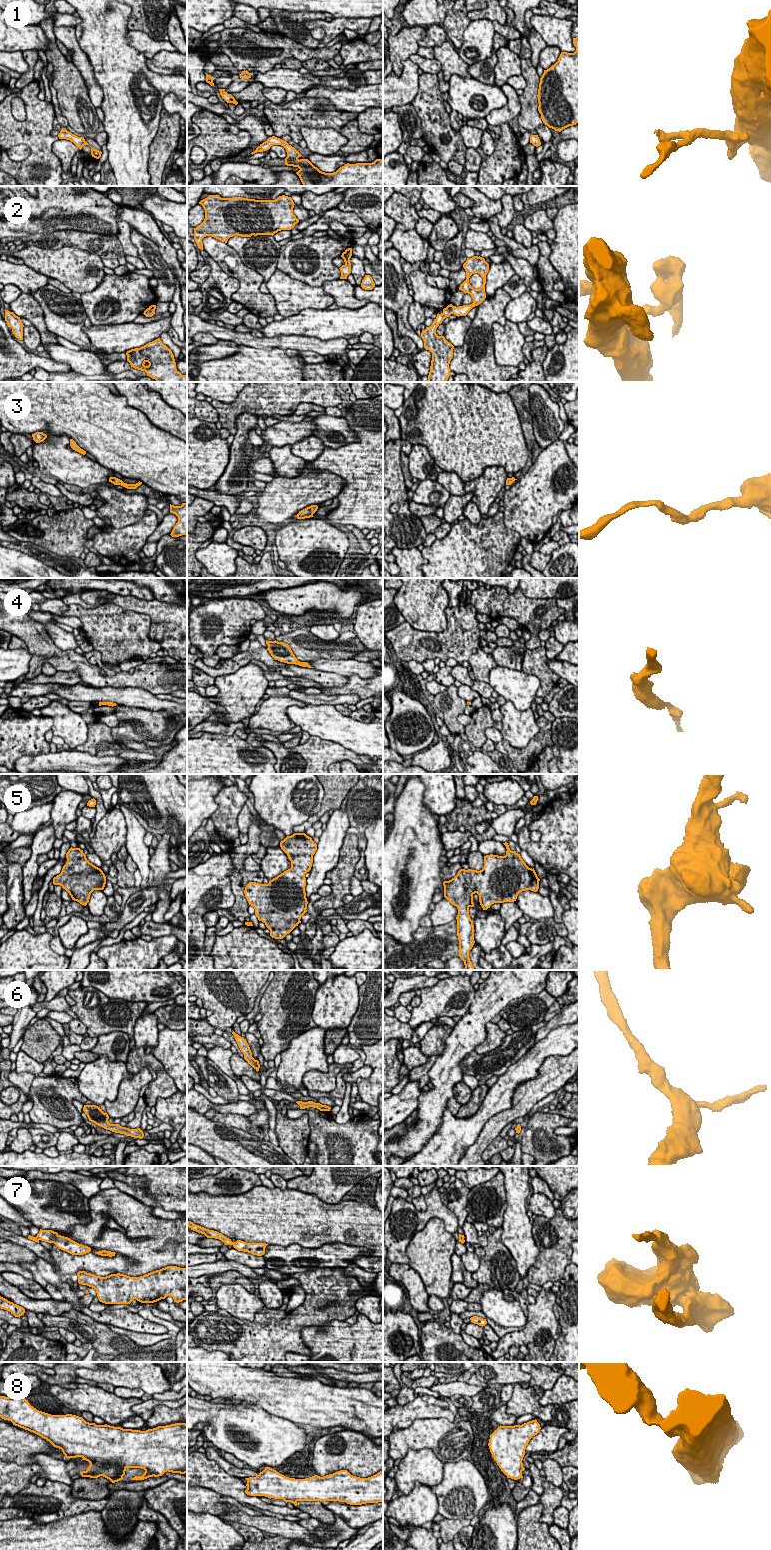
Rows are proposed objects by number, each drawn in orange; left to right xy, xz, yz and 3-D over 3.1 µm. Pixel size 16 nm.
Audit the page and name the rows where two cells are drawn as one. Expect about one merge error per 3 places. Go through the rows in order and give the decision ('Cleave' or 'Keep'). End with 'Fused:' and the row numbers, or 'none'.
1: Keep
2: Keep
3: Keep
4: Keep
5: Keep
6: Keep
7: Cleave
8: Cleave
Fused: 7, 8

